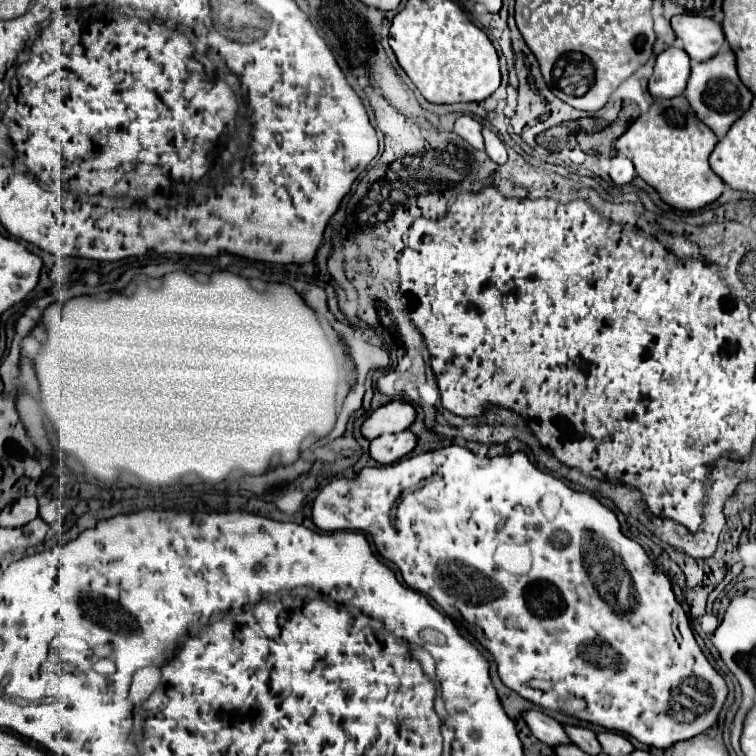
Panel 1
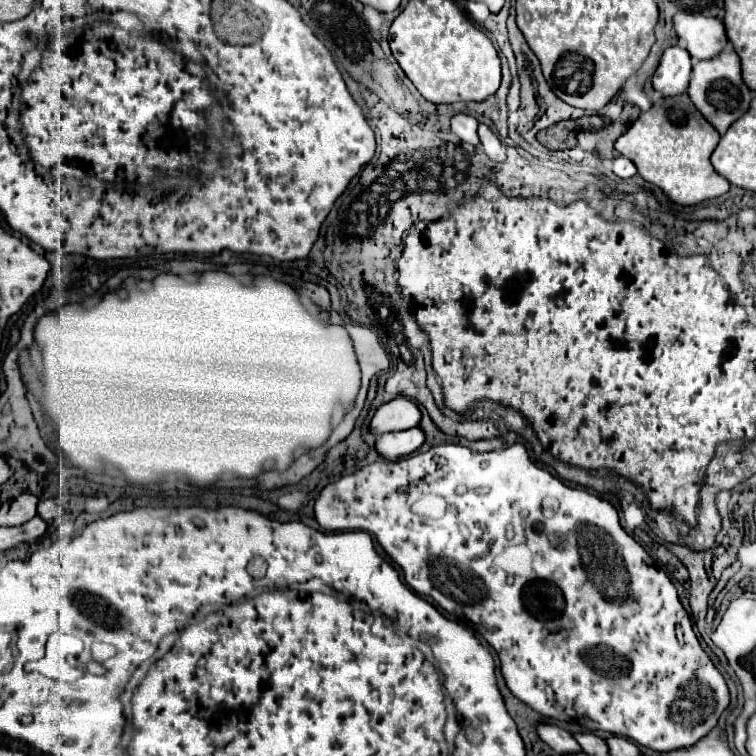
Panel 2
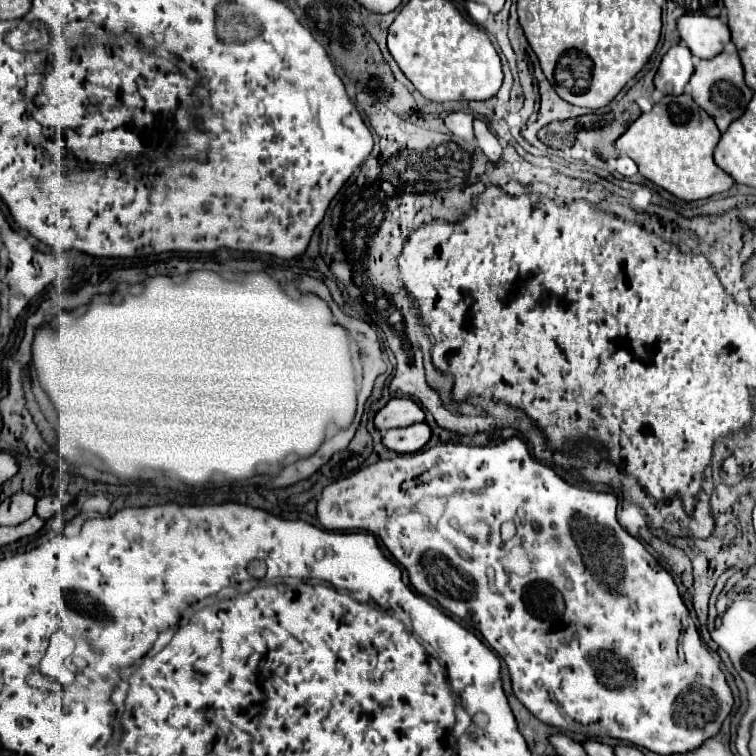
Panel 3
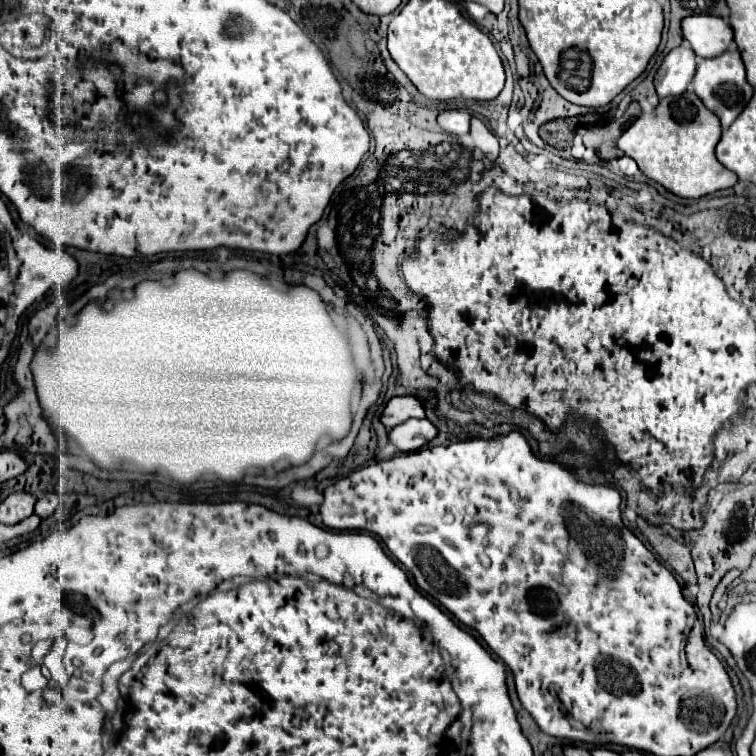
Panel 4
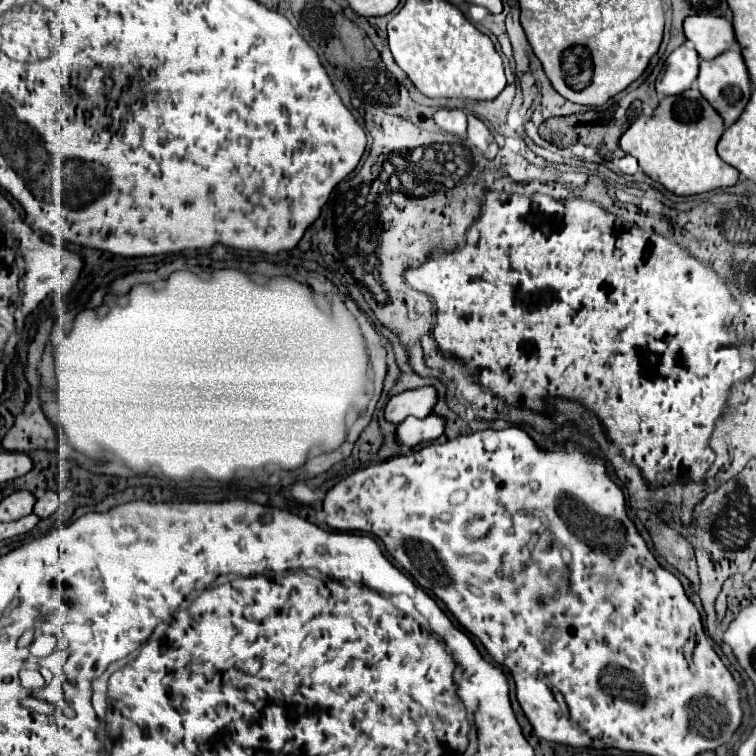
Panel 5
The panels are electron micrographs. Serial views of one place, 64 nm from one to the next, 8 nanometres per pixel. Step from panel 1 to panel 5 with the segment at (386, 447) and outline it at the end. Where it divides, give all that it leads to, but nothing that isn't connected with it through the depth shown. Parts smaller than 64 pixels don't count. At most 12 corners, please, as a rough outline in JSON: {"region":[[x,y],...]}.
{"region":[[408,418],[396,428],[396,442],[414,448],[444,432],[444,418]]}

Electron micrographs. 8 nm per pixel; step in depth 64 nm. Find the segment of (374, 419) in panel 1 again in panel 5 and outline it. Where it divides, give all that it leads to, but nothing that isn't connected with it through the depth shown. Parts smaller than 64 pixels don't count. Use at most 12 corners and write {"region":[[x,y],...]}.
{"region":[[434,388],[408,390],[390,398],[386,422],[426,418],[436,404]]}

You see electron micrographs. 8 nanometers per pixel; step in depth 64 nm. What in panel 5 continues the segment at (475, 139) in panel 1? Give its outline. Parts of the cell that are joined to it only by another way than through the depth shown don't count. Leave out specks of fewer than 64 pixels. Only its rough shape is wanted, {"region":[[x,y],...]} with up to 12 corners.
{"region":[[438,110],[436,124],[452,134],[466,132],[462,110]]}

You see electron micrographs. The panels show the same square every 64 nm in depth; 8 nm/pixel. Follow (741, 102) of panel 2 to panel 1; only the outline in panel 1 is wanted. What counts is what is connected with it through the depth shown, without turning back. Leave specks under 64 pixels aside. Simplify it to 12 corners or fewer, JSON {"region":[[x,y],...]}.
{"region":[[722,50],[692,64],[686,98],[722,138],[752,92]]}

